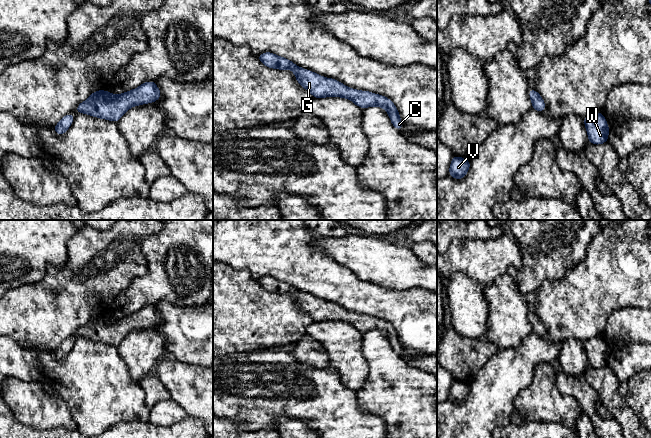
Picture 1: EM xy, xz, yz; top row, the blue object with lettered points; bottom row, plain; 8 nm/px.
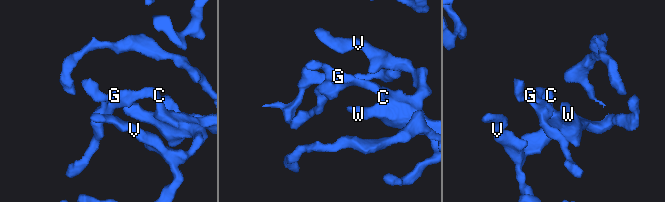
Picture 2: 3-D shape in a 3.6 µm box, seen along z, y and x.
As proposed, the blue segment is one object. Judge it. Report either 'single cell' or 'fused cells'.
single cell

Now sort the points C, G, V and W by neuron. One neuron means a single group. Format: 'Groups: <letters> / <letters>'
Groups: C G V W

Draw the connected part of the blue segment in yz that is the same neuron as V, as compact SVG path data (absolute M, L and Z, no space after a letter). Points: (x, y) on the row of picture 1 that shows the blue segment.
M453 155L449 168L449 175L455 179L463 179L470 168L470 161Z

